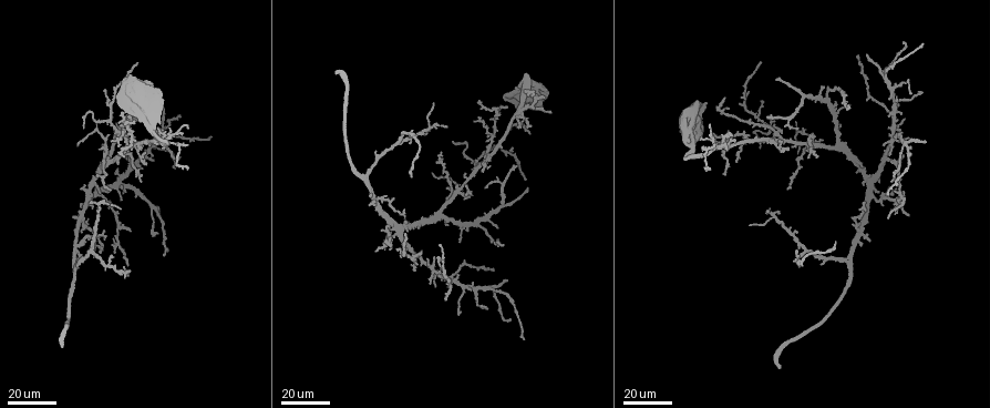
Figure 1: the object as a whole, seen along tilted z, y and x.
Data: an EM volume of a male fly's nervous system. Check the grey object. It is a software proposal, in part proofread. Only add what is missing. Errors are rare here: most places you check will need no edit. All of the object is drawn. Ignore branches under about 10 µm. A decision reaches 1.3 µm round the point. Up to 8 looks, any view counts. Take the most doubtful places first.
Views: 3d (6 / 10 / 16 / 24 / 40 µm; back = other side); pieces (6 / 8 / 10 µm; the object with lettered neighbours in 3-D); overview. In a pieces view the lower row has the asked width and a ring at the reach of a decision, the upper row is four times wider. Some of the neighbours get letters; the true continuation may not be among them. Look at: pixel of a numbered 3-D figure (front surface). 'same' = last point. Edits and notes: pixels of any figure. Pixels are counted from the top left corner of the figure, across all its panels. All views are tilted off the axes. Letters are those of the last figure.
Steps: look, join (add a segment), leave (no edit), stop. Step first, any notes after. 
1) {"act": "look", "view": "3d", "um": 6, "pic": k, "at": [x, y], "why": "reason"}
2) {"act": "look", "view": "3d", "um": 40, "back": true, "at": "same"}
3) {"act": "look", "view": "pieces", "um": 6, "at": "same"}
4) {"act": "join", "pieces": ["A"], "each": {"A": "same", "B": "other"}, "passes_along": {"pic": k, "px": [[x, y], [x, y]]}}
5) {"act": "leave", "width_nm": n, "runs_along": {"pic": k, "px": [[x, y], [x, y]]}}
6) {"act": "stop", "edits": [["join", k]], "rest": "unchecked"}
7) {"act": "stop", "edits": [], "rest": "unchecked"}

{"act": "look", "view": "3d", "um": 24, "pic": 1, "at": [857, 57]}

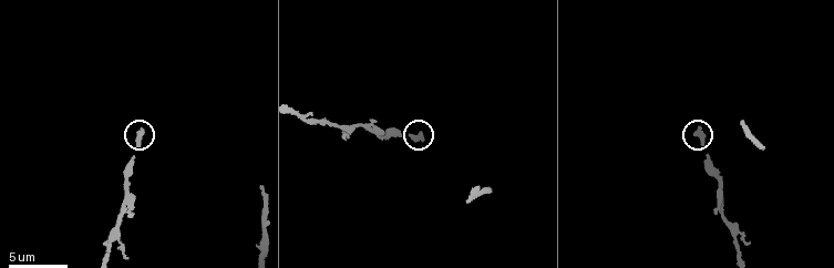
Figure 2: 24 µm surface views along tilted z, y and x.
{"act": "look", "view": "pieces", "um": 6, "pic": 2, "at": [698, 129], "why": "what lies round it"}

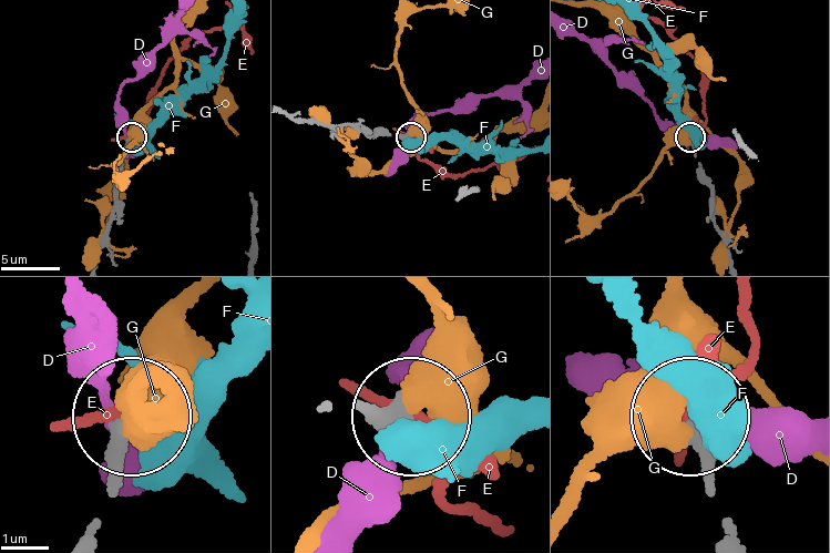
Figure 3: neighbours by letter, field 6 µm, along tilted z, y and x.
{"act": "leave", "each": {"D": "other", "E": "other", "F": "other", "G": "other"}, "found": "no lettered segment goes on from it"}

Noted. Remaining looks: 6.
{"act": "look", "view": "3d", "um": 24, "pic": 1, "at": [504, 106], "why": "thin end"}

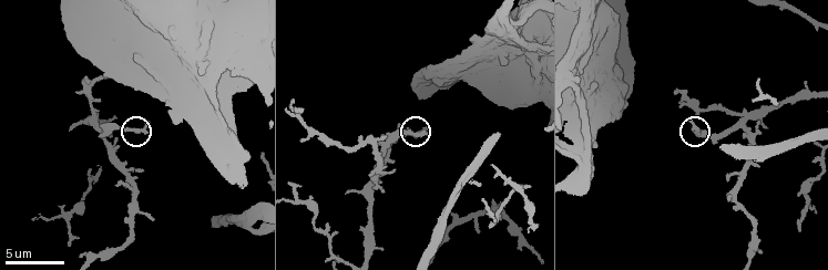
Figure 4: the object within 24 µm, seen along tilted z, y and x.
{"act": "look", "view": "pieces", "um": 6, "pic": 4, "at": [691, 118], "why": "see the neighbours"}

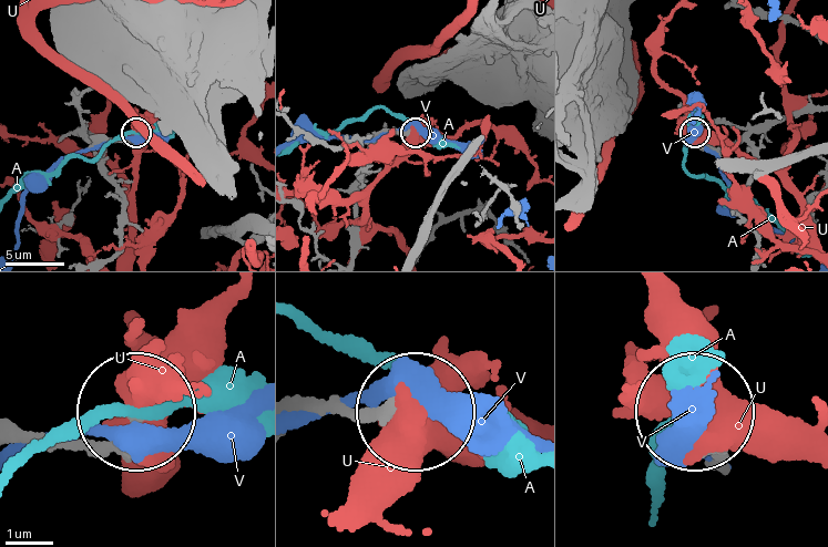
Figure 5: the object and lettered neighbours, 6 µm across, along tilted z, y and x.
{"act": "leave", "each": {"A": "other", "U": "other", "V": "other"}, "found": "none of them fits"}

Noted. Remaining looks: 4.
{"act": "look", "view": "3d", "um": 24, "pic": 1, "at": [189, 145]}

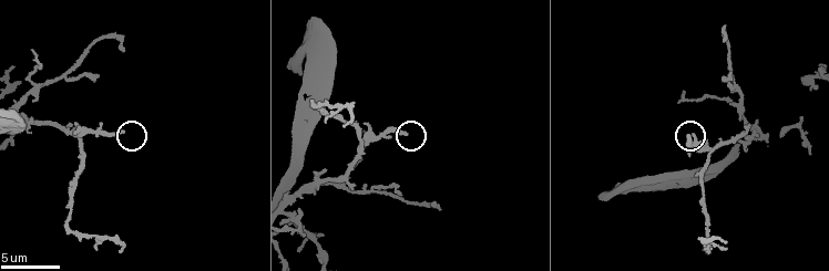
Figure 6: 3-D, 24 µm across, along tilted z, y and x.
{"act": "look", "view": "pieces", "um": 10, "pic": 6, "at": [687, 136]}

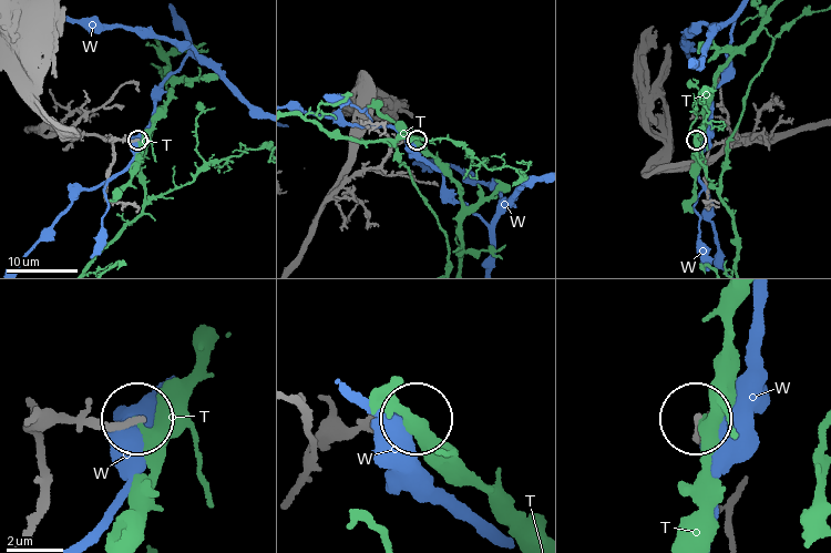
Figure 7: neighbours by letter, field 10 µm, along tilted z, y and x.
{"act": "leave", "each": {"T": "other", "W": "other"}, "found": "none of them fits"}

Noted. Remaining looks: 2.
{"act": "look", "view": "3d", "um": 6, "pic": 6, "at": [432, 201], "why": "free end"}

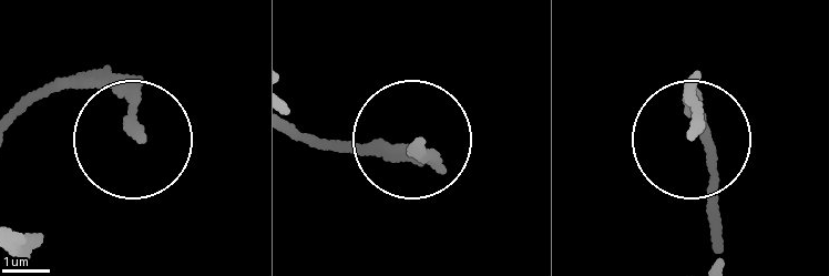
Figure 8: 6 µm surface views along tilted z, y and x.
{"act": "look", "view": "pieces", "um": 8, "pic": 8, "at": [135, 137], "why": "see the neighbours"}

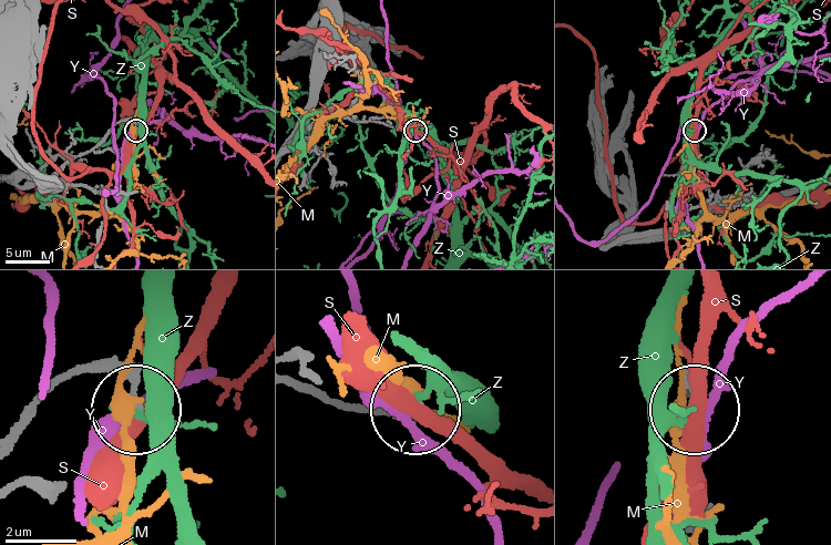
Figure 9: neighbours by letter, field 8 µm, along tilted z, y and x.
{"act": "leave", "each": {"M": "other", "S": "other", "Y": "other", "Z": "other"}, "found": "no lettered segment goes on from it"}

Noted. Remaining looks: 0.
{"act": "stop", "edits": [], "rest": "unchecked"}

